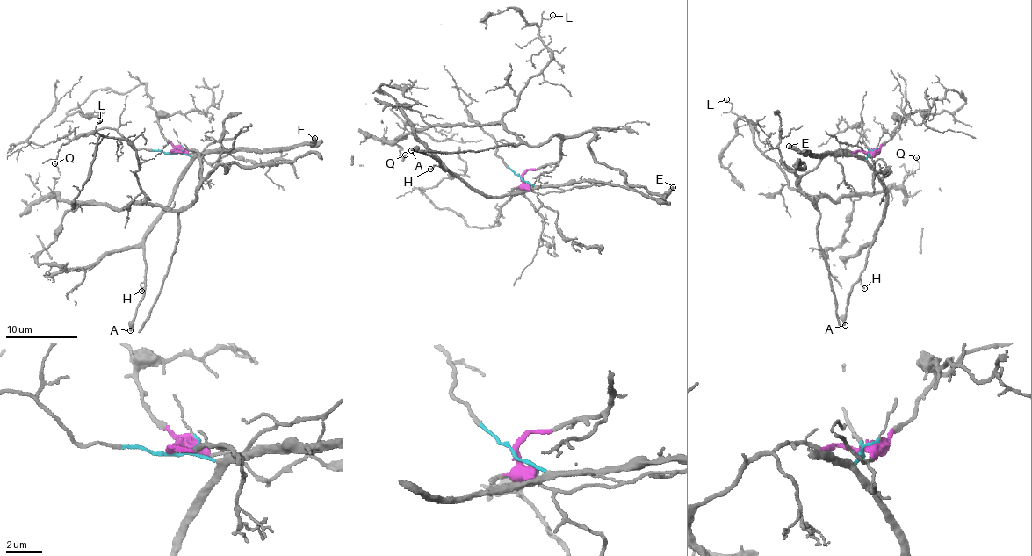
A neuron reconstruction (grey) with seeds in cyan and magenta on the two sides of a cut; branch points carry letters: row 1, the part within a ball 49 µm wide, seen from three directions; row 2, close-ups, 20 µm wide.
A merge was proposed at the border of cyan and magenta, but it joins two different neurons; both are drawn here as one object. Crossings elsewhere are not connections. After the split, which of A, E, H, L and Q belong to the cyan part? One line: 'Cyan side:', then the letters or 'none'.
Cyan side: A, E, H

